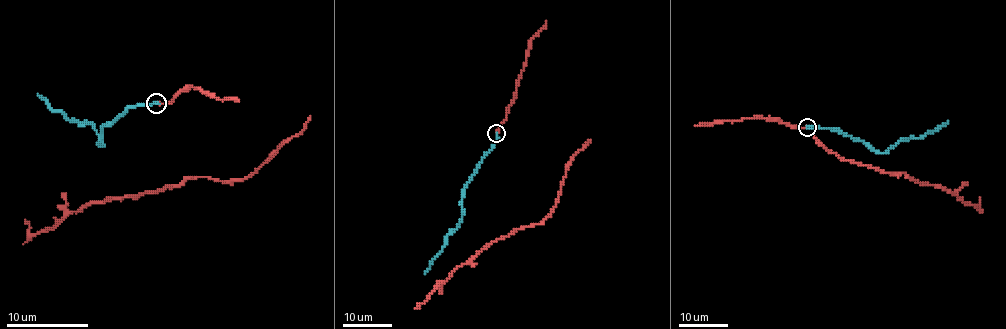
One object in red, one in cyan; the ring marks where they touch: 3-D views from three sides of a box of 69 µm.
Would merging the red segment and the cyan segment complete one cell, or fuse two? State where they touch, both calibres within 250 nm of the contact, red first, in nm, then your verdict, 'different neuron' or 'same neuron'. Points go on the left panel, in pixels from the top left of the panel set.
(156, 103) | 240/220 nm | same neuron

